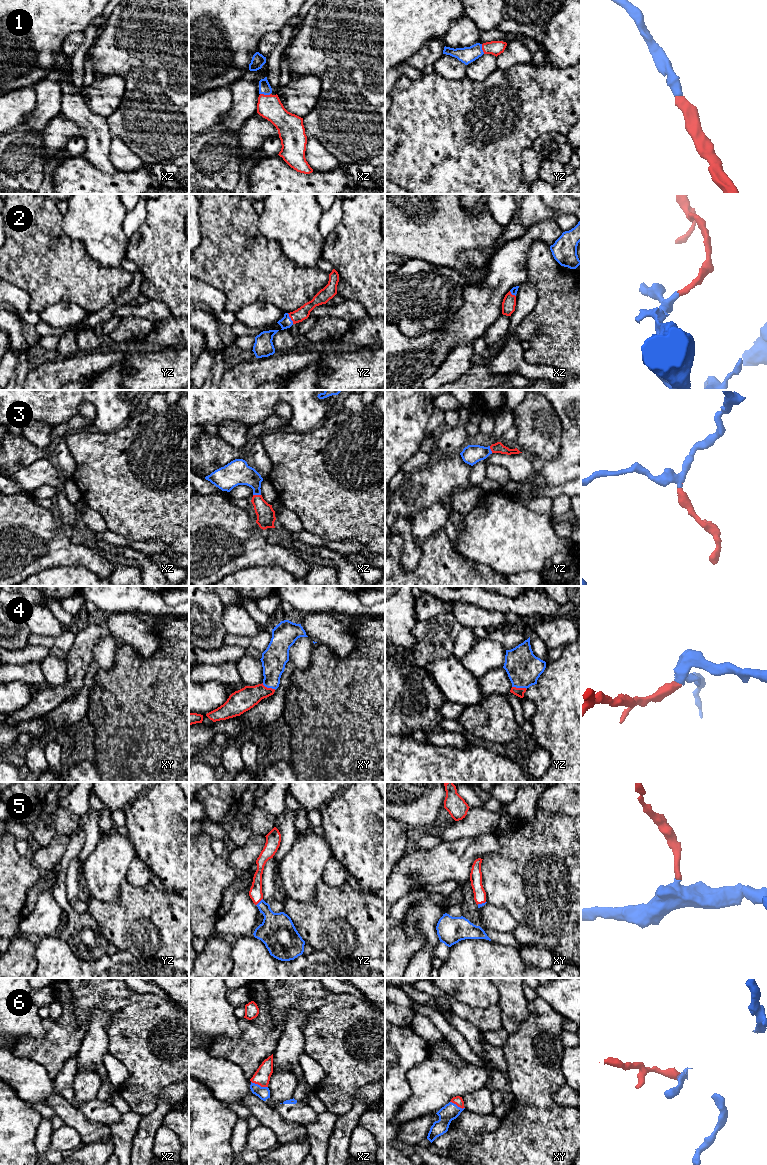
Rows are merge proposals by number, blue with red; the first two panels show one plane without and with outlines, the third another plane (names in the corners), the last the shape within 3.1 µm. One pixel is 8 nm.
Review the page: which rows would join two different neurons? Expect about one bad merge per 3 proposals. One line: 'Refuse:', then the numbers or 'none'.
Refuse: none

